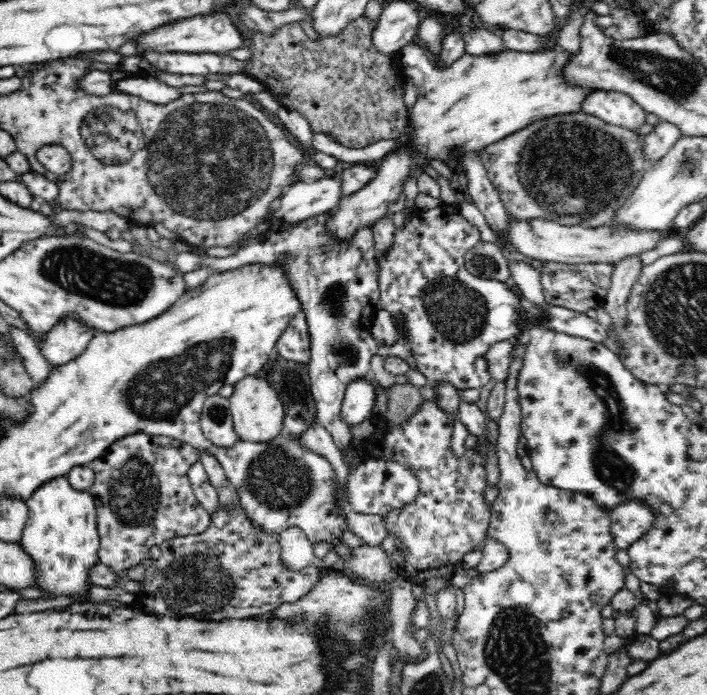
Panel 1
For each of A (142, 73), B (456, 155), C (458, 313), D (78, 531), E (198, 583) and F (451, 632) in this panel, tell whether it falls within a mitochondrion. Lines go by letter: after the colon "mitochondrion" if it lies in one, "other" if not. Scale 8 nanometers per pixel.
A: other
B: other
C: mitochondrion
D: other
E: mitochondrion
F: other

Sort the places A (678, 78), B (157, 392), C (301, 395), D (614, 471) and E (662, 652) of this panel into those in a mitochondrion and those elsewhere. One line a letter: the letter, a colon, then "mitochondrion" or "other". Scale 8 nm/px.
A: mitochondrion
B: mitochondrion
C: other
D: mitochondrion
E: other

